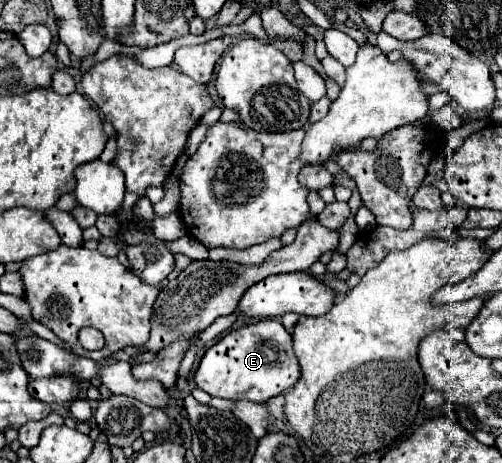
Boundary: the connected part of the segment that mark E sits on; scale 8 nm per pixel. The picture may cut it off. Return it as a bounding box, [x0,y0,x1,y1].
[195,320,299,402]

